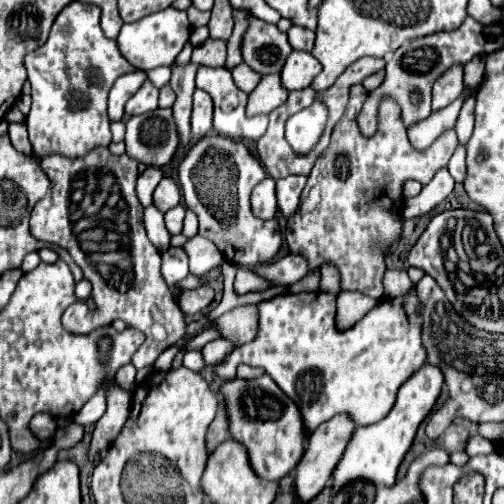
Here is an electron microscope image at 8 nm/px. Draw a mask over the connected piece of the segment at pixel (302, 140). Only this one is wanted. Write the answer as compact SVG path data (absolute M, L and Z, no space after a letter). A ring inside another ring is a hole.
M314 101L312 107L292 115L286 121L286 139L290 147L298 155L306 155L306 151L312 151L312 147L320 141L320 133L324 133L328 121L328 111L324 111L324 105L320 101Z

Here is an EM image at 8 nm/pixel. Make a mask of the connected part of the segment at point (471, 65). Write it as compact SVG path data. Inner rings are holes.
M478 57L474 61L468 61L468 67L464 67L464 87L470 91L478 89L478 83L482 83L482 75L484 75L484 57Z

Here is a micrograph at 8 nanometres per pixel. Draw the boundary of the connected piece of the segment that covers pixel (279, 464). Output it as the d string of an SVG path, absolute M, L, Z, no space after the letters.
M262 375L252 381L226 381L220 389L220 399L224 399L228 407L230 435L246 445L252 469L262 479L276 481L296 469L296 463L300 463L300 455L310 435L304 431L300 409L296 409L296 403L292 403L292 399L280 391L270 375Z

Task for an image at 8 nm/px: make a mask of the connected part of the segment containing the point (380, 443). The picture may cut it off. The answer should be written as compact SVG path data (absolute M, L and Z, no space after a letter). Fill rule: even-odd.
M432 363L420 367L420 371L416 371L416 375L412 375L412 379L404 383L404 387L400 387L392 411L384 419L380 419L380 423L372 423L372 427L358 427L354 431L332 475L332 491L338 493L344 485L348 485L354 479L368 479L376 485L394 485L398 467L404 455L410 451L420 423L434 409L442 389L444 389L444 373L440 371L440 367L432 367Z

